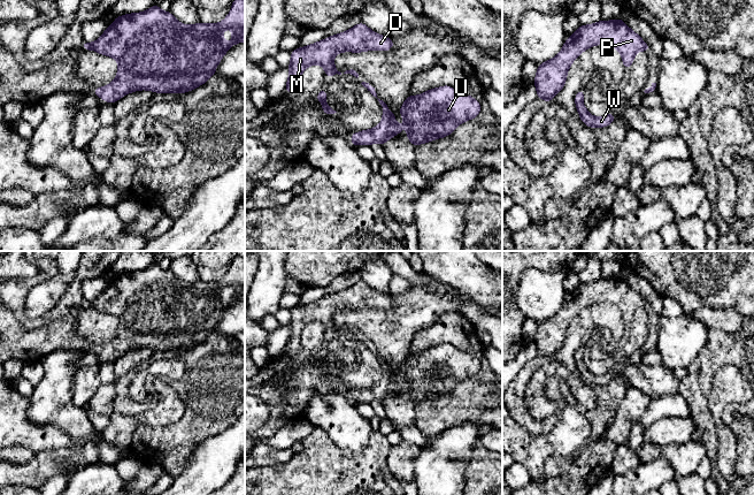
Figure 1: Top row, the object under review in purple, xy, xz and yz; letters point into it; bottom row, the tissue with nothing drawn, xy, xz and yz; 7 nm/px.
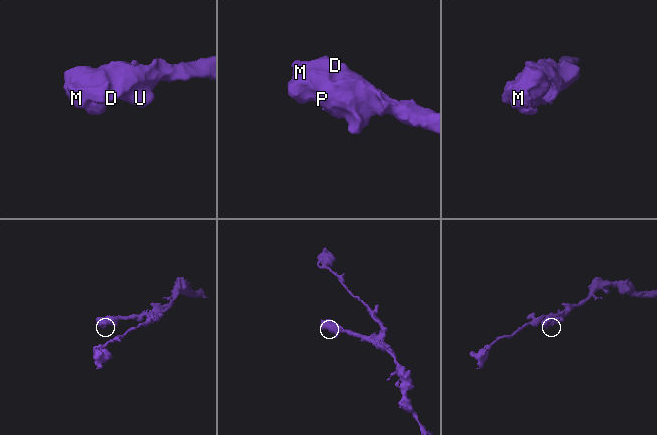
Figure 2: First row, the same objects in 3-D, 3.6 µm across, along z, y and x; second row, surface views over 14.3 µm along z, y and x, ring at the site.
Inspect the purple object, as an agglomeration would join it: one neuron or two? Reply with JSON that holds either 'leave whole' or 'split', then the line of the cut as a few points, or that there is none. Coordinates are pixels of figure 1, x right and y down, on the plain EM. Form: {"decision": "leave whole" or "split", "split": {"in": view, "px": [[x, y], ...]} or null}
{"decision": "leave whole", "split": null}

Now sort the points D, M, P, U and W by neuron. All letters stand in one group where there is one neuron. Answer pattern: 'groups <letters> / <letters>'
groups D M P U W

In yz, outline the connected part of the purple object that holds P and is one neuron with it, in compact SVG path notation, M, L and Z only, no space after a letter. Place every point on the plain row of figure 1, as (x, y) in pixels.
M621 276L580 283L567 296L555 315L538 322L533 340L538 356L551 359L566 343L567 330L575 317L585 307L600 302L611 303L621 311L625 328L631 326L637 310L651 307Z

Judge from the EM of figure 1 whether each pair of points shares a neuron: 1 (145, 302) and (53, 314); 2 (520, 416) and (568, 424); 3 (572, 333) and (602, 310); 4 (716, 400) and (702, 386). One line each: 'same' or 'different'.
1: different
2: different
3: same
4: different

